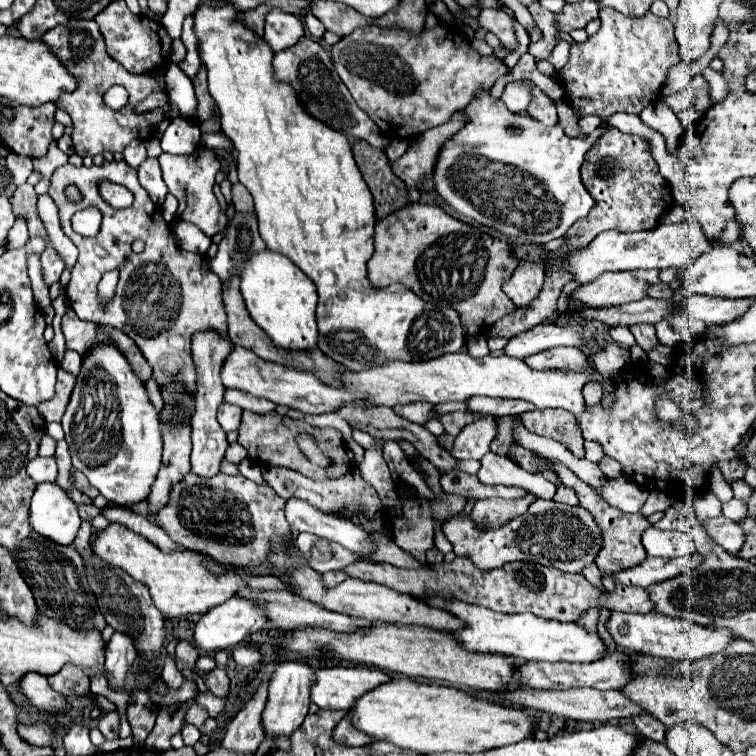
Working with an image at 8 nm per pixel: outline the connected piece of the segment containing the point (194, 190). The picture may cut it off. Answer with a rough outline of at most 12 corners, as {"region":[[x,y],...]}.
{"region":[[207,148],[159,156],[177,216],[219,234],[217,156]]}

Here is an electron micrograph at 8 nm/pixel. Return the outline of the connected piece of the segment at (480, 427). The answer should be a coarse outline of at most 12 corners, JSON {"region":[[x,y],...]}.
{"region":[[483,416],[455,438],[455,460],[481,460],[495,438],[495,416]]}

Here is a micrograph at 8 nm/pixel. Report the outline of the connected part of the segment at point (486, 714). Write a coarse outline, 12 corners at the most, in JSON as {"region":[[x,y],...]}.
{"region":[[393,678],[353,724],[421,754],[477,754],[535,732],[519,708]]}

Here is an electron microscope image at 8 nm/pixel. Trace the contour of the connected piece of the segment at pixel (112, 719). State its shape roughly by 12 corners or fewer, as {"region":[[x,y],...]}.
{"region":[[117,712],[101,718],[99,730],[105,740],[119,738]]}

